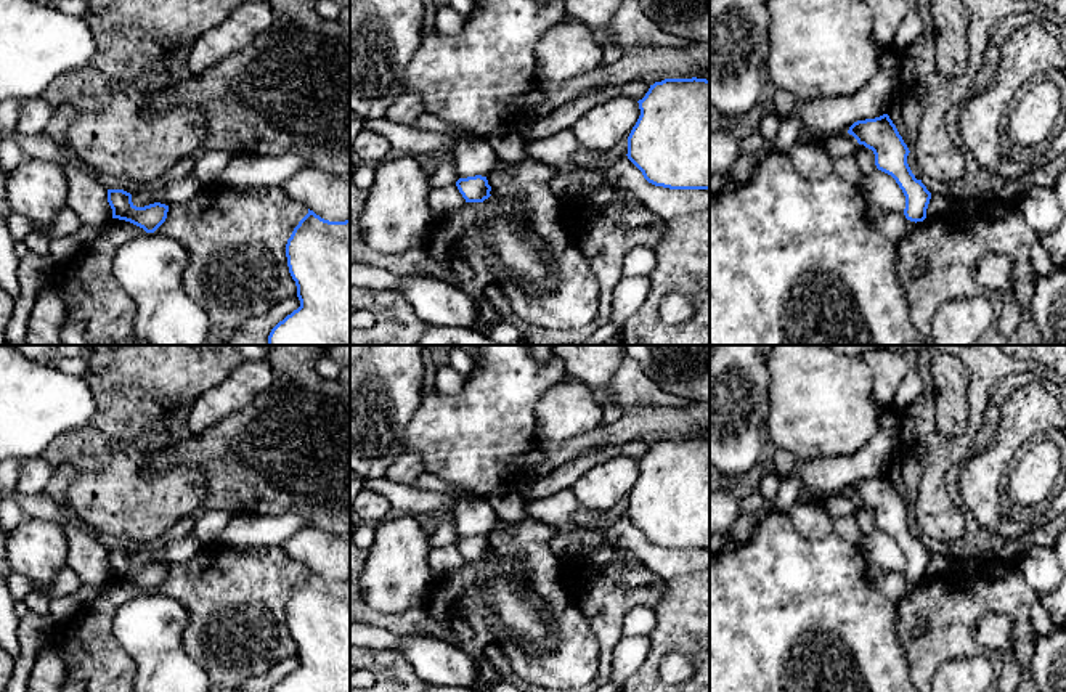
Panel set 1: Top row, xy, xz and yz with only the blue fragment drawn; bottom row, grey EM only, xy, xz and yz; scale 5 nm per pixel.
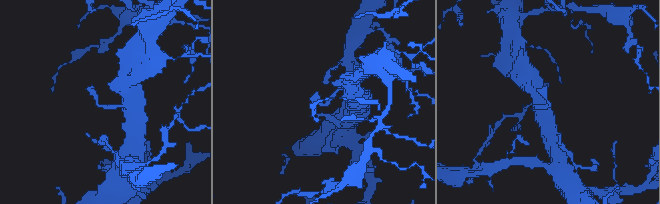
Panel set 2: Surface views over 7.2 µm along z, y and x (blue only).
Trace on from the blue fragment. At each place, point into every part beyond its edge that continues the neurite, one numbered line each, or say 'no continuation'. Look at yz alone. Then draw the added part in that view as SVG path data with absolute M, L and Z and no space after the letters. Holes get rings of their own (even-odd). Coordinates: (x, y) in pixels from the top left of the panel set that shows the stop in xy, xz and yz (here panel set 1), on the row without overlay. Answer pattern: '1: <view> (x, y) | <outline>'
no continuation

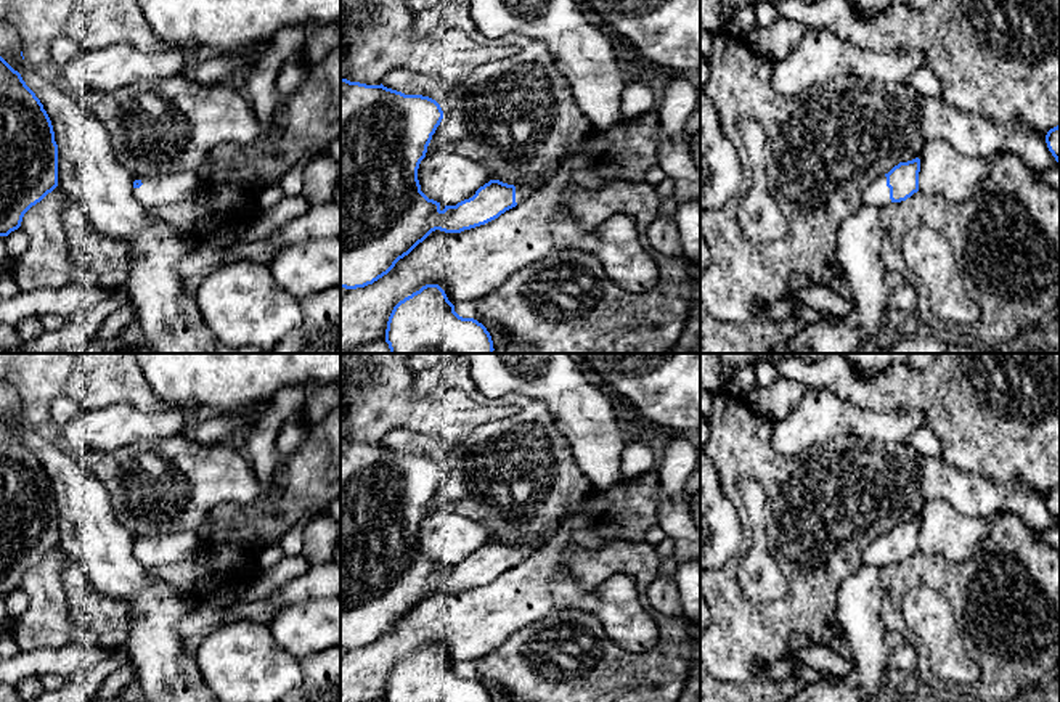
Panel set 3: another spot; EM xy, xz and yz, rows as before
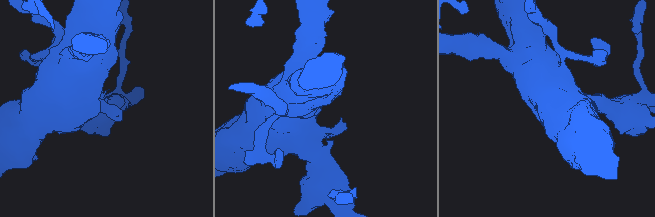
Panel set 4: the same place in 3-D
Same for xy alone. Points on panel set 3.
1: xy (163, 550) | M181 532L143 538L141 543L133 548L135 559L146 569L156 569L194 559L202 540L198 532Z

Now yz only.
1: yz (877, 553) | M880 537L872 541L862 553L862 562L883 567L891 562L890 548L887 546L887 537Z

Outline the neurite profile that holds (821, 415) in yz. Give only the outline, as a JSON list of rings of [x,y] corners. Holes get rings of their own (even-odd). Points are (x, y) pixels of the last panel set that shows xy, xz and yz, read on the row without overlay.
[[[808,386],[805,397],[787,416],[773,421],[771,445],[782,455],[797,455],[838,435],[906,445],[912,434],[925,426],[920,410],[879,413],[830,390]]]

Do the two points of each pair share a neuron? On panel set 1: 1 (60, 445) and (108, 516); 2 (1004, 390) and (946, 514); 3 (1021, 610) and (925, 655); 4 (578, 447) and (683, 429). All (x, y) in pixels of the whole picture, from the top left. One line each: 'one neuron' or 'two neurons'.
1: one neuron
2: two neurons
3: one neuron
4: one neuron

